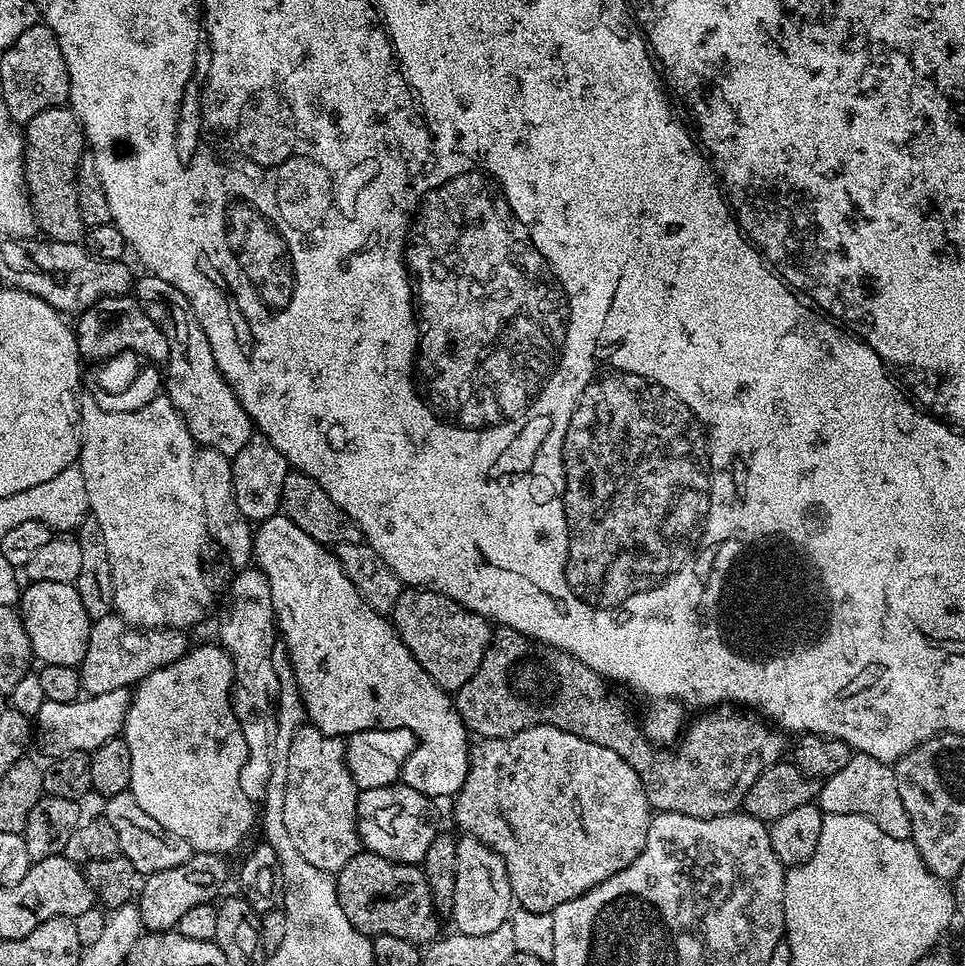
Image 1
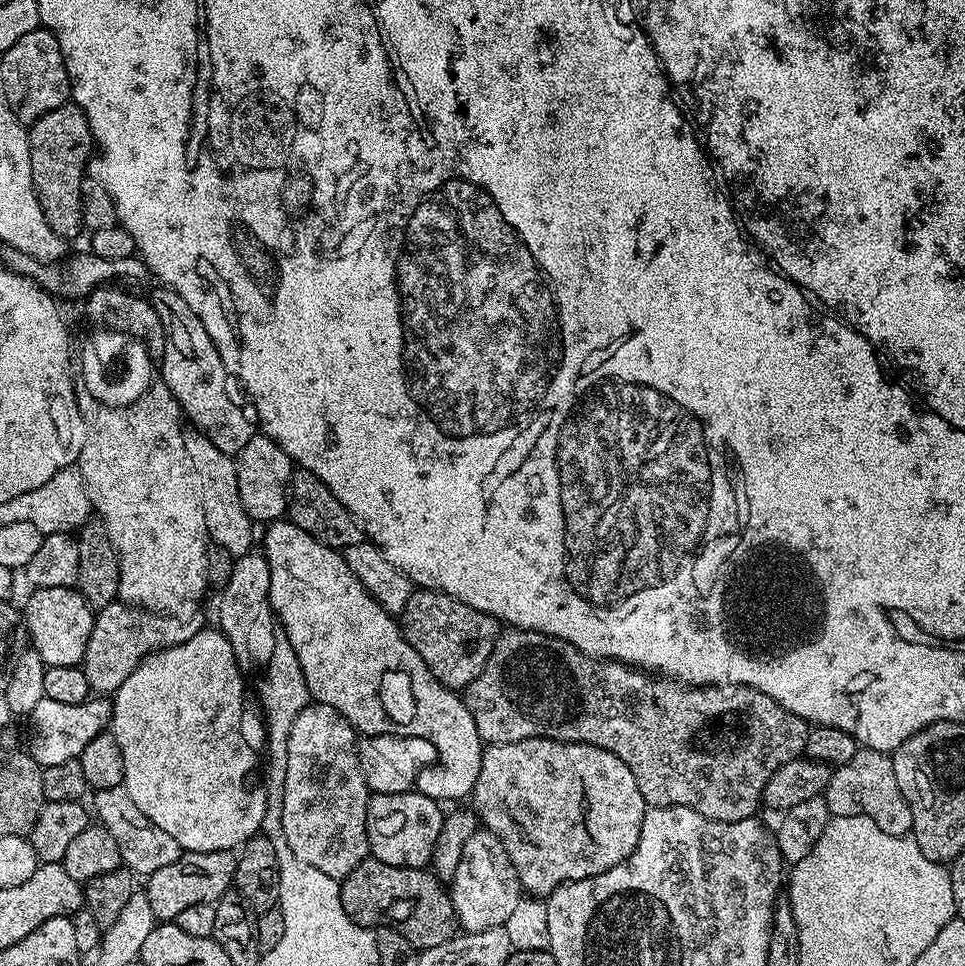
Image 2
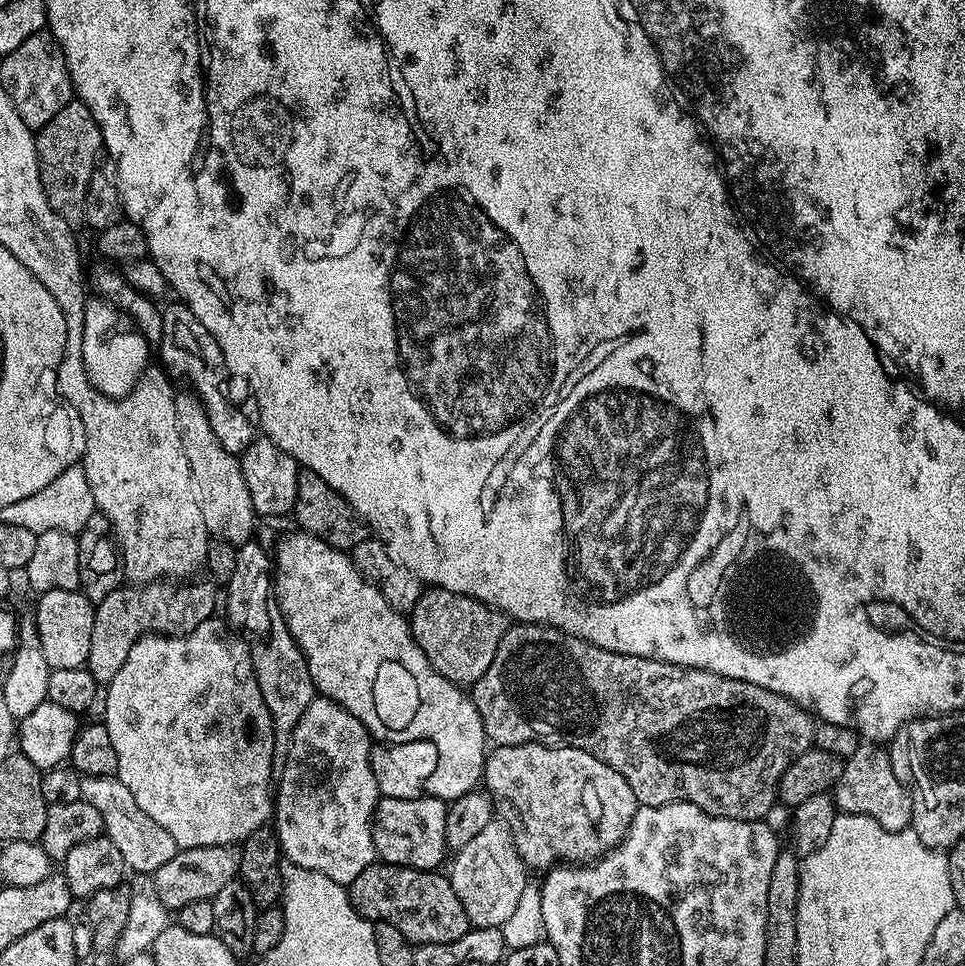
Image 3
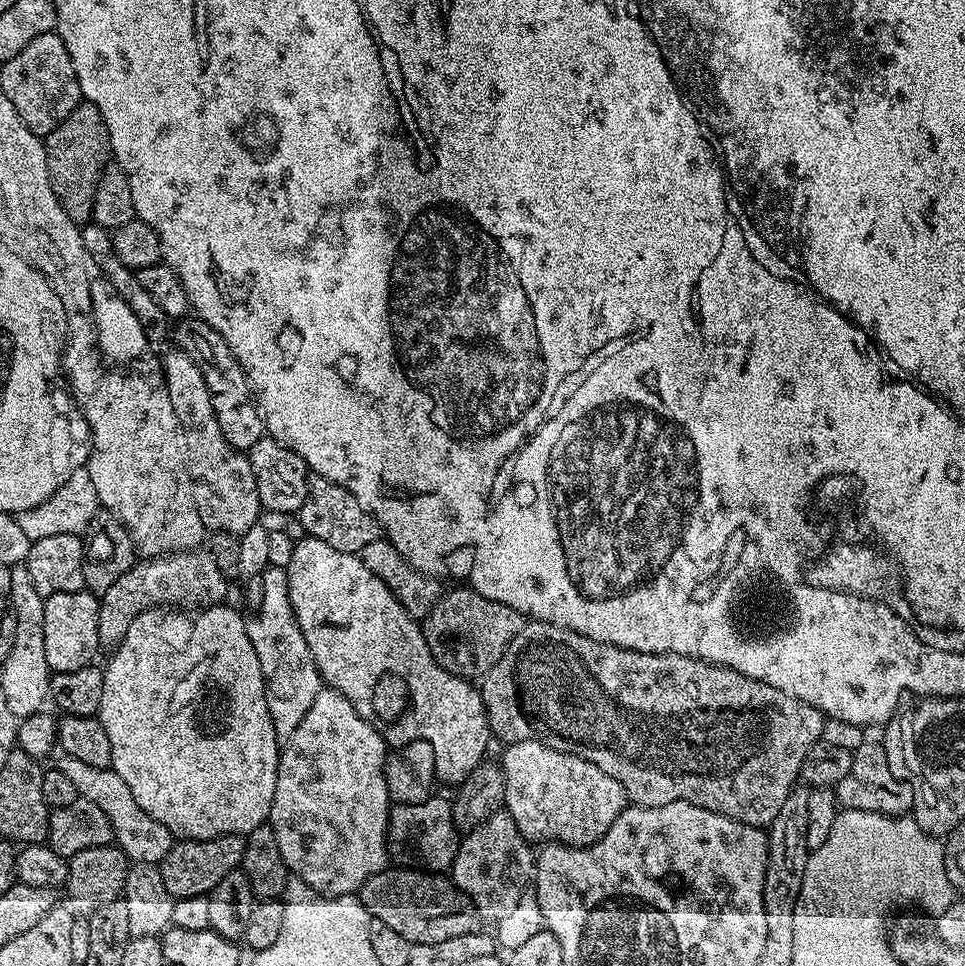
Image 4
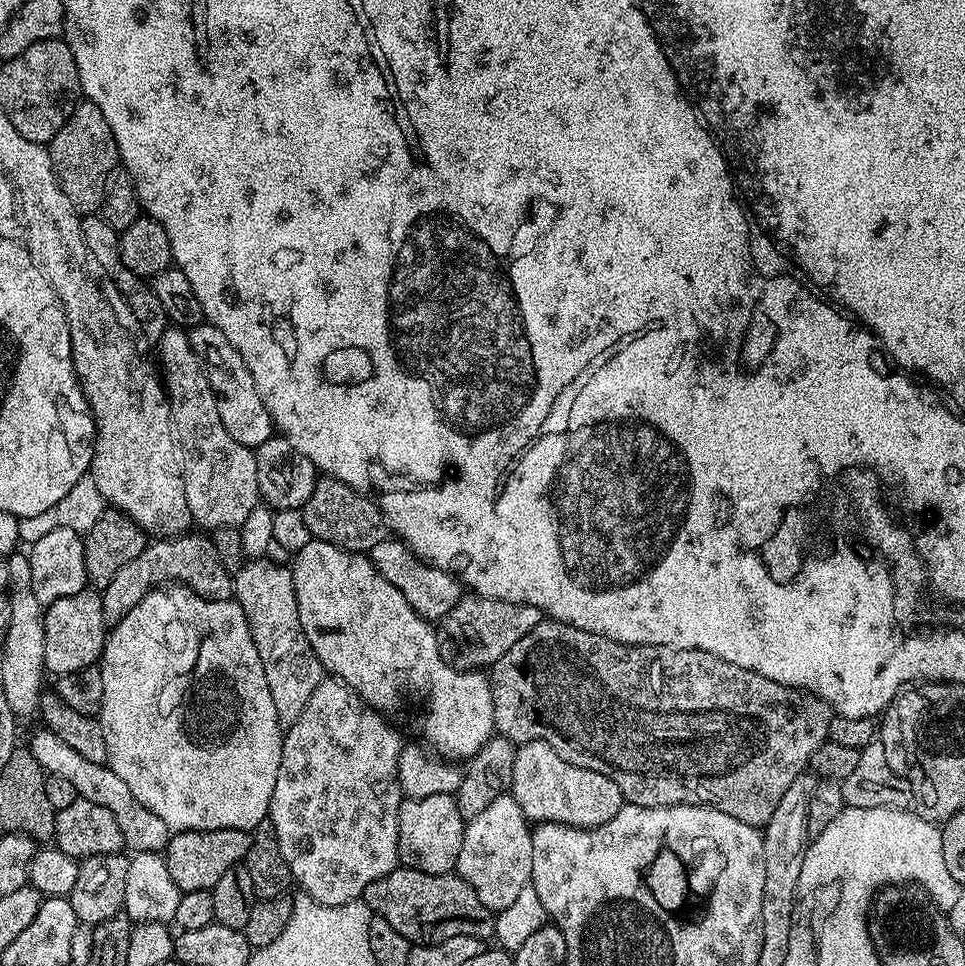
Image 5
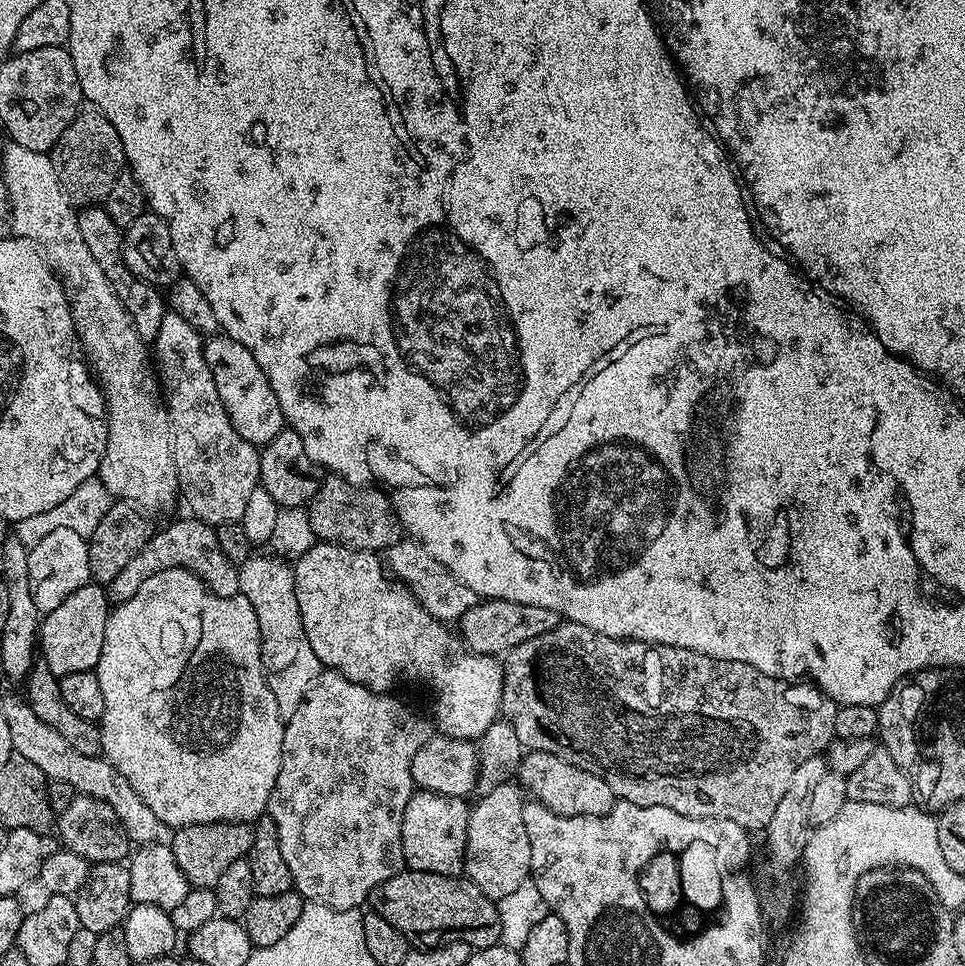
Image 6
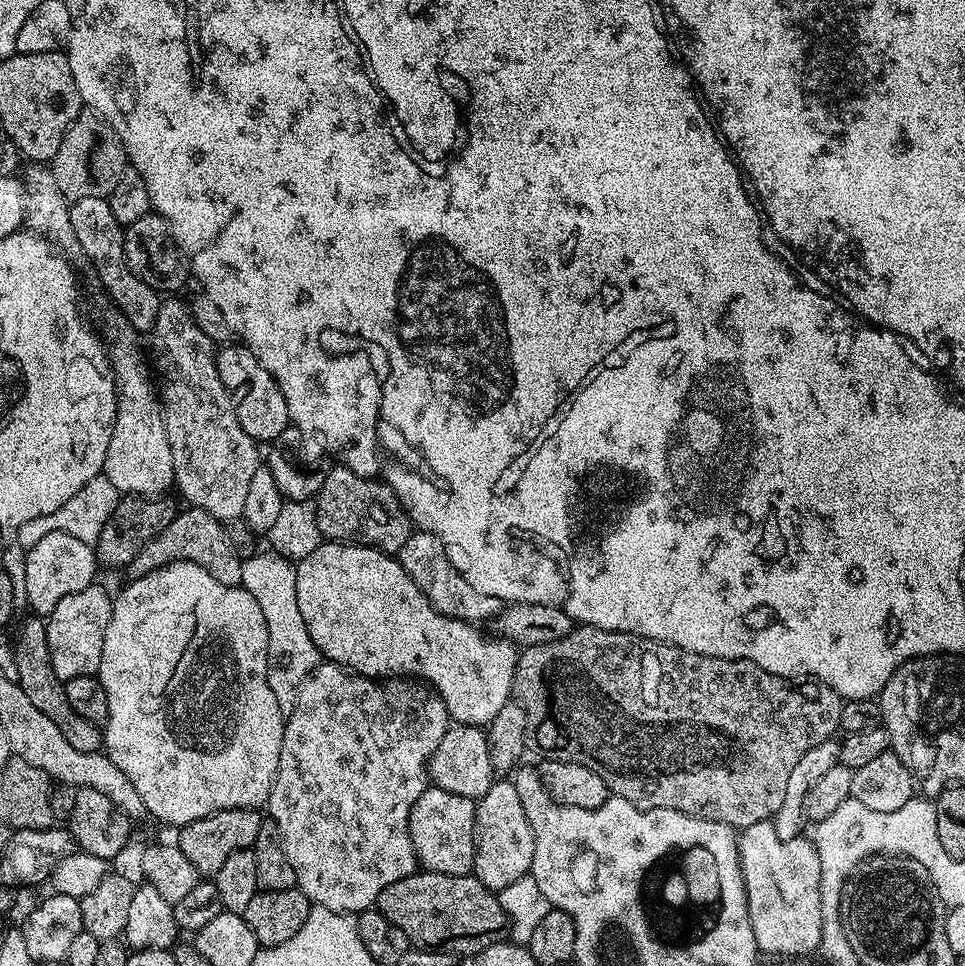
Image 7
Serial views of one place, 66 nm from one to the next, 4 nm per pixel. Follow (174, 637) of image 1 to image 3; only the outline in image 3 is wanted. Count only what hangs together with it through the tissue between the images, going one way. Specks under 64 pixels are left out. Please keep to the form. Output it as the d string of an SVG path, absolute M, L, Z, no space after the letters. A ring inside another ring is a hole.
M153 582L139 586L115 588L95 605L94 630L90 633L90 654L86 667L94 674L97 685L106 686L126 662L130 646L141 636L163 634L185 636L199 624L213 619L218 612L217 585L192 582Z

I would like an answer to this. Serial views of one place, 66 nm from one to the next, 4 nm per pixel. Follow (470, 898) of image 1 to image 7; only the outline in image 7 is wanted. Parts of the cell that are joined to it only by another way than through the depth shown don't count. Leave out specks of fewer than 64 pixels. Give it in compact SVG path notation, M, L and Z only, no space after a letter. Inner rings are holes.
M497 779L476 805L476 853L472 872L498 894L510 886L510 882L518 882L518 878L529 875L533 862L534 834L526 810L522 810L522 798L518 796L518 790L514 790L511 779Z

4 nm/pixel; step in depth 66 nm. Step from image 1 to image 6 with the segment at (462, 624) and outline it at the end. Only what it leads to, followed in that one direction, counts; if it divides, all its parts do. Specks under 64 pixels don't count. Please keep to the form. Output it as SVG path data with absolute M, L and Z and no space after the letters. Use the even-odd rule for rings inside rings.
M484 598L462 614L458 622L459 639L469 652L478 656L499 657L522 642L530 642L530 638L538 638L538 634L546 634L546 630L554 630L561 622L561 616L554 610L546 610L546 606L526 606L522 602Z

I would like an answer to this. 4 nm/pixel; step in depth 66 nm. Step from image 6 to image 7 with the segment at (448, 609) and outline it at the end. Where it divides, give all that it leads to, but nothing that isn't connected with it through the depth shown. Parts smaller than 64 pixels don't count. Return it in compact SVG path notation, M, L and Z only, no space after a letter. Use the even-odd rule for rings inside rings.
M419 530L413 531L412 536L406 538L406 546L402 546L398 559L402 570L406 570L406 574L410 574L410 578L418 586L418 590L422 590L422 594L426 594L428 601L442 615L465 622L480 622L476 620L488 619L491 621L500 615L502 601L490 594L478 594L478 590L474 590L474 586L470 586L470 582L466 582L466 578L462 578L462 574L458 574L458 570L454 570L442 542L438 542L438 538L434 534Z

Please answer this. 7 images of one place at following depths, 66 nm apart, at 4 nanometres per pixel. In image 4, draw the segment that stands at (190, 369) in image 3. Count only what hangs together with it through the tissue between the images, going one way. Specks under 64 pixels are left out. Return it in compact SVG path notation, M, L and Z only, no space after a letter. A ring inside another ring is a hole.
M199 318L184 320L174 328L174 344L179 351L185 352L202 370L202 378L206 378L206 386L212 395L214 410L218 418L218 426L222 426L222 434L230 446L234 446L242 453L247 453L254 442L258 442L266 435L264 431L264 417L255 407L248 405L250 400L250 385L244 374L244 367L234 358L230 346L210 325Z

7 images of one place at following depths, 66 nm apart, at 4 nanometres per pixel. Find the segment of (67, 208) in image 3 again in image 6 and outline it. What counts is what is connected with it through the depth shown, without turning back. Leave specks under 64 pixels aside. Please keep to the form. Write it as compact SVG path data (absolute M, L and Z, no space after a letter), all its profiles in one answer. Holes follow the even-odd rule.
M91 106L81 107L70 126L66 126L66 130L62 130L56 139L56 146L50 155L66 194L76 206L96 206L103 202L118 174L126 168L118 130L114 130L109 120Z

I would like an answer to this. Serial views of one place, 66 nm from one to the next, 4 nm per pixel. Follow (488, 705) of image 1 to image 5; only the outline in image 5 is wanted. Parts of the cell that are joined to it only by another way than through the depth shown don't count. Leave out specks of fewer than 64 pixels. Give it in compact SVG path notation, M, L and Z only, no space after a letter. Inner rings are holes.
M551 618L541 619L540 624L534 626L534 630L530 630L530 634L526 634L526 638L518 638L518 642L514 642L514 646L510 646L510 650L506 650L506 654L502 654L502 658L498 658L498 662L491 664L490 683L492 686L495 731L512 741L513 744L519 746L531 740L546 742L559 756L566 758L566 762L570 762L574 766L589 768L598 774L606 774L606 778L610 778L618 786L618 790L623 794L625 801L629 804L637 804L640 808L669 808L675 804L707 804L708 807L722 810L722 814L730 814L730 818L738 818L738 822L746 822L755 828L760 828L768 823L770 814L774 814L774 809L778 807L778 802L782 802L782 794L786 794L786 790L790 787L790 782L794 782L794 778L798 778L806 771L817 750L826 743L830 722L834 715L831 704L820 699L820 697L813 696L798 688L791 688L785 684L774 682L754 670L742 670L742 666L734 666L734 662L726 662L714 654L706 654L702 650L690 650L689 648L671 648L668 644L623 644L622 642L614 642L602 634L590 634L590 630L578 630L578 626L563 624Z

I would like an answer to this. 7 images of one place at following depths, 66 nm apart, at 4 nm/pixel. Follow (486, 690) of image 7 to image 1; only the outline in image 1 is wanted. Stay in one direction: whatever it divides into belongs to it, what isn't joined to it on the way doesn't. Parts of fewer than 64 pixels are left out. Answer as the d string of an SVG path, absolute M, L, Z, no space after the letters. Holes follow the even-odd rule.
M283 514L271 516L269 520L259 521L255 525L254 560L260 571L266 574L266 578L270 582L270 594L272 595L272 605L276 611L278 632L282 637L284 647L288 649L288 661L292 664L292 669L296 675L296 684L300 687L300 697L304 703L304 710L311 727L322 730L328 736L339 736L341 738L347 737L353 732L361 732L371 728L405 728L410 730L416 735L418 743L416 749L412 751L410 758L404 764L403 783L408 784L414 790L418 790L429 798L435 798L439 792L444 796L448 796L448 798L455 797L460 787L466 782L470 755L470 733L464 727L453 697L445 692L443 688L439 688L434 682L434 678L430 678L430 674L426 674L426 670L422 670L422 666L418 666L414 654L410 654L410 650L402 642L402 638L395 628L392 627L391 619L387 615L376 612L364 601L362 594L358 594L354 582L350 582L350 578L346 578L342 566L325 545L314 542L314 538L310 538L310 534L306 534L306 530L298 530L298 526L294 526L294 522L290 522L290 518L286 518Z

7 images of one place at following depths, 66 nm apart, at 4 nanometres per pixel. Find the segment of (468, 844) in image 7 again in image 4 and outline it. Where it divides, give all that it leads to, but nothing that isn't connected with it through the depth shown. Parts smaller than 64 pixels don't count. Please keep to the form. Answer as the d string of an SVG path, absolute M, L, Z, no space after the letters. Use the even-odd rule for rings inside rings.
M433 794L417 804L391 805L388 814L388 851L401 856L408 866L423 866L429 872L444 874L451 869L458 847L458 833L452 822L452 806L447 799Z

